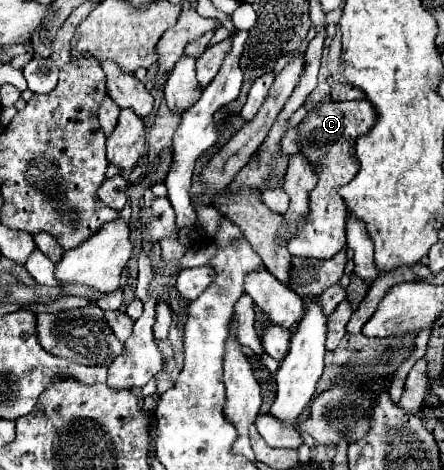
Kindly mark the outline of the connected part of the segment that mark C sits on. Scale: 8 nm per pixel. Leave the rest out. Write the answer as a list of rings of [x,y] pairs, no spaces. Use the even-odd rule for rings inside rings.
[[[368,100],[356,102],[326,102],[318,104],[314,110],[306,114],[300,124],[300,142],[302,152],[314,162],[318,170],[318,186],[314,194],[310,194],[310,214],[306,216],[306,226],[288,242],[288,250],[292,256],[304,258],[322,258],[328,260],[336,256],[346,246],[346,204],[338,194],[338,188],[348,184],[358,172],[356,158],[356,138],[370,132],[376,122],[376,110]]]

